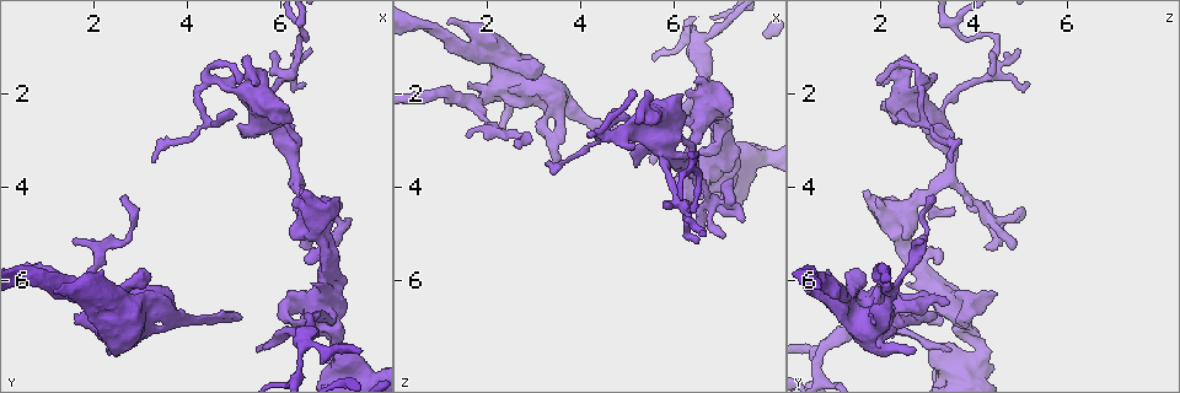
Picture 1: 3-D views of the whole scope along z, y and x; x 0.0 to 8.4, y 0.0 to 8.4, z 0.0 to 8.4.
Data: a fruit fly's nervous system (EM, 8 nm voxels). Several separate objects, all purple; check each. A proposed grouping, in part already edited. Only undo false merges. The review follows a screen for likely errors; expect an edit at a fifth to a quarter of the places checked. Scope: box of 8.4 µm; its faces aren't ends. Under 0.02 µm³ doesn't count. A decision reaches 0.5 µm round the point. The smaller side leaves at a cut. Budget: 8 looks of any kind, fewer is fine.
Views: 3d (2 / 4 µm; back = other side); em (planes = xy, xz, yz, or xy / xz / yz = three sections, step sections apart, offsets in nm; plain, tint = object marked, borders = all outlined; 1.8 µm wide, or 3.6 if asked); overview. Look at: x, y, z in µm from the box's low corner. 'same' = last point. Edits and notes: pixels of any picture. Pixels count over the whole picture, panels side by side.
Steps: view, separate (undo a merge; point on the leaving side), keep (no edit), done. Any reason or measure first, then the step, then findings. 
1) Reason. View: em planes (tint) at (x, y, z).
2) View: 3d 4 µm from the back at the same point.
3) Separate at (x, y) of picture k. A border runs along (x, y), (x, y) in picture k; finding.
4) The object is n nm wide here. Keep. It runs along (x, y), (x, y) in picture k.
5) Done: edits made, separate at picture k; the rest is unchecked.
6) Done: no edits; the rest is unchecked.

Abrupt turn. View: 3d 4 µm at (1.90, 6.25, 1.10).

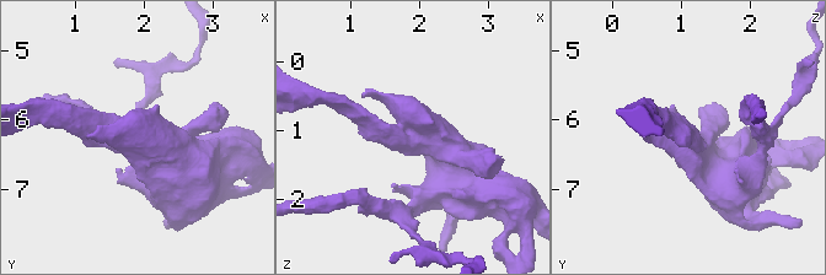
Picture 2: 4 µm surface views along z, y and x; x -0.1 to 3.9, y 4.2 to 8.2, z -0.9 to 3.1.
Shape alone is not enough. View: em planes (tint) at (1.85, 6.30, 1.10).

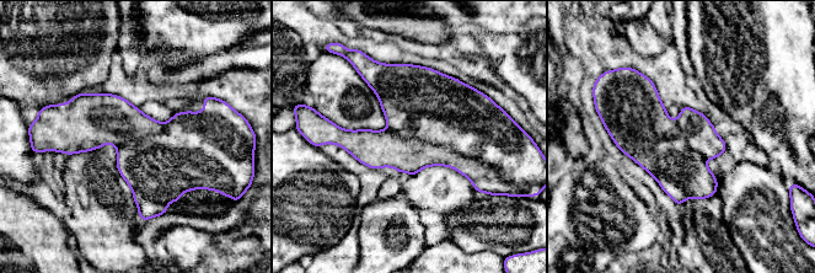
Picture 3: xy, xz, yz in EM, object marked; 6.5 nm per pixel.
Separate at (411, 155) of picture 3. Two neurons meet here.

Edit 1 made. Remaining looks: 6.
Thick turns thin. View: 3d 2 µm at (6.60, 6.95, 1.60).

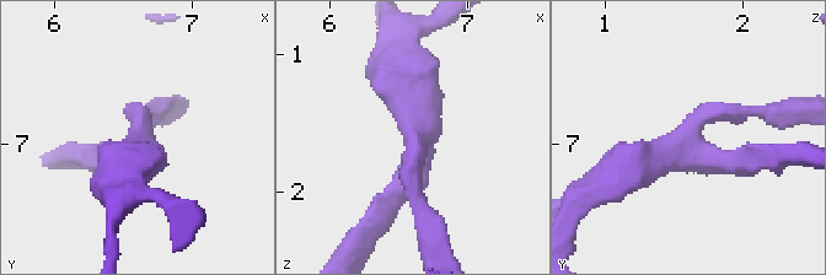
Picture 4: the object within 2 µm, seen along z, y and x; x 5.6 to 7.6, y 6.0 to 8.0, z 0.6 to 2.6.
Need the tissue. View: em xy step 16 (tint) at (6.60, 6.94, 1.62).

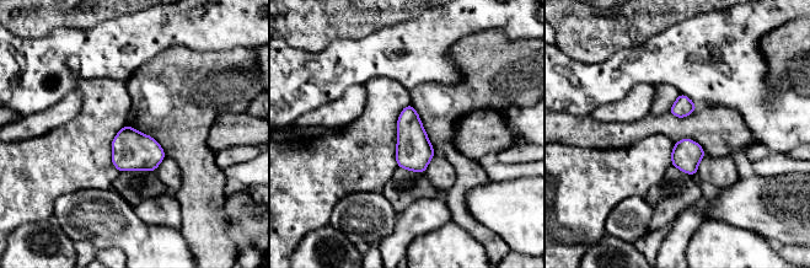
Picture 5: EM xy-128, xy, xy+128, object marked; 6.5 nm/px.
Keep. Continuous, no second neuron.

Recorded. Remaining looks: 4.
Touches itself. View: 3d 4 µm at (4.75, 1.30, 2.35).

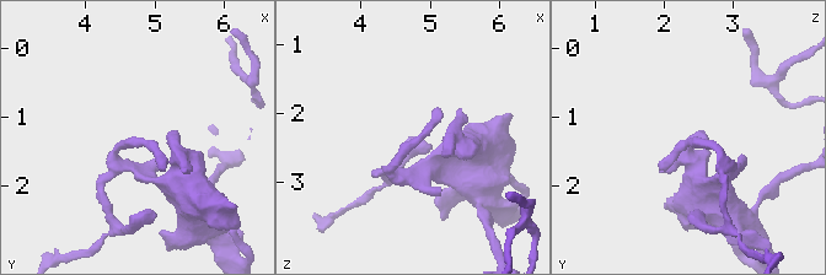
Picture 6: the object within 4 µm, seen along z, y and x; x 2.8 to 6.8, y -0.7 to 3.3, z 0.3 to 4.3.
Shape alone is not enough. View: em planes (plain) at (4.85, 1.35, 2.35).

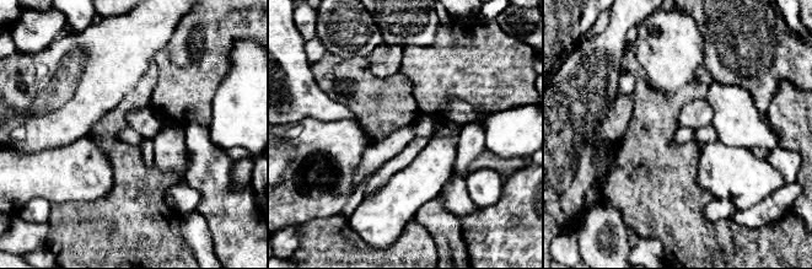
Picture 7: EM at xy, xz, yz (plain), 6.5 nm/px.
Where the object lies. View: em planes (tint) at the same point.

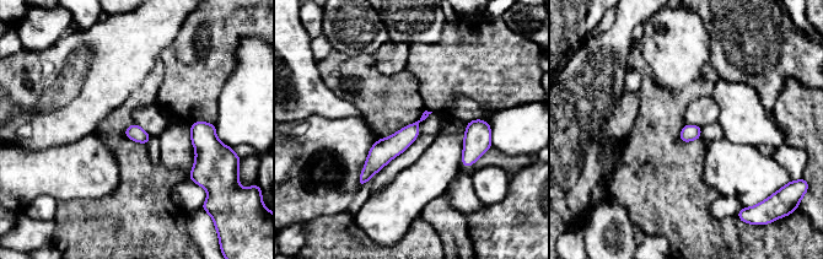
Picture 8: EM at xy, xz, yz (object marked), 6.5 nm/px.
The object is 100 nm wide here. Keep. It runs along (415, 125), (369, 170), (362, 179) in picture 8; one neuron here.

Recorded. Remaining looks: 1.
Done: edits made, separate at picture 3; the rest is unchecked.

